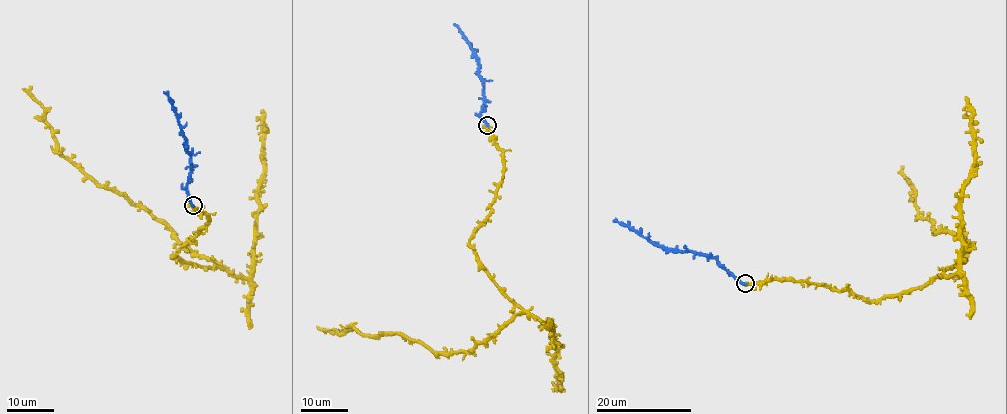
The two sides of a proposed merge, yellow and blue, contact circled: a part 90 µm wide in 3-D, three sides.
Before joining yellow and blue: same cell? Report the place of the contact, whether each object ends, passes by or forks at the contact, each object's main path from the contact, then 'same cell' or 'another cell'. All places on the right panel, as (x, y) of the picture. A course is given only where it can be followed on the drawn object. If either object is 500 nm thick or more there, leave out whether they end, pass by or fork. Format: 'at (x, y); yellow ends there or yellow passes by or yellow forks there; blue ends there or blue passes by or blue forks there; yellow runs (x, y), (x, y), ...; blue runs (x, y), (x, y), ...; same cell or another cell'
at (745, 283); yellow passes by; blue ends there; yellow runs (746, 283), (801, 281), (877, 301), (960, 263), (965, 237), (936, 233), (897, 172); blue runs (745, 283), (714, 258), (660, 247), (613, 220); same cell

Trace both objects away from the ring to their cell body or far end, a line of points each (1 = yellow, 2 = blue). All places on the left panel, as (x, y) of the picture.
1: (193, 205), (208, 215), (208, 225), (172, 258), (223, 269), (63, 157), (46, 112), (22, 88)
2: (193, 205), (187, 189), (191, 164), (186, 140), (175, 109), (163, 91)

